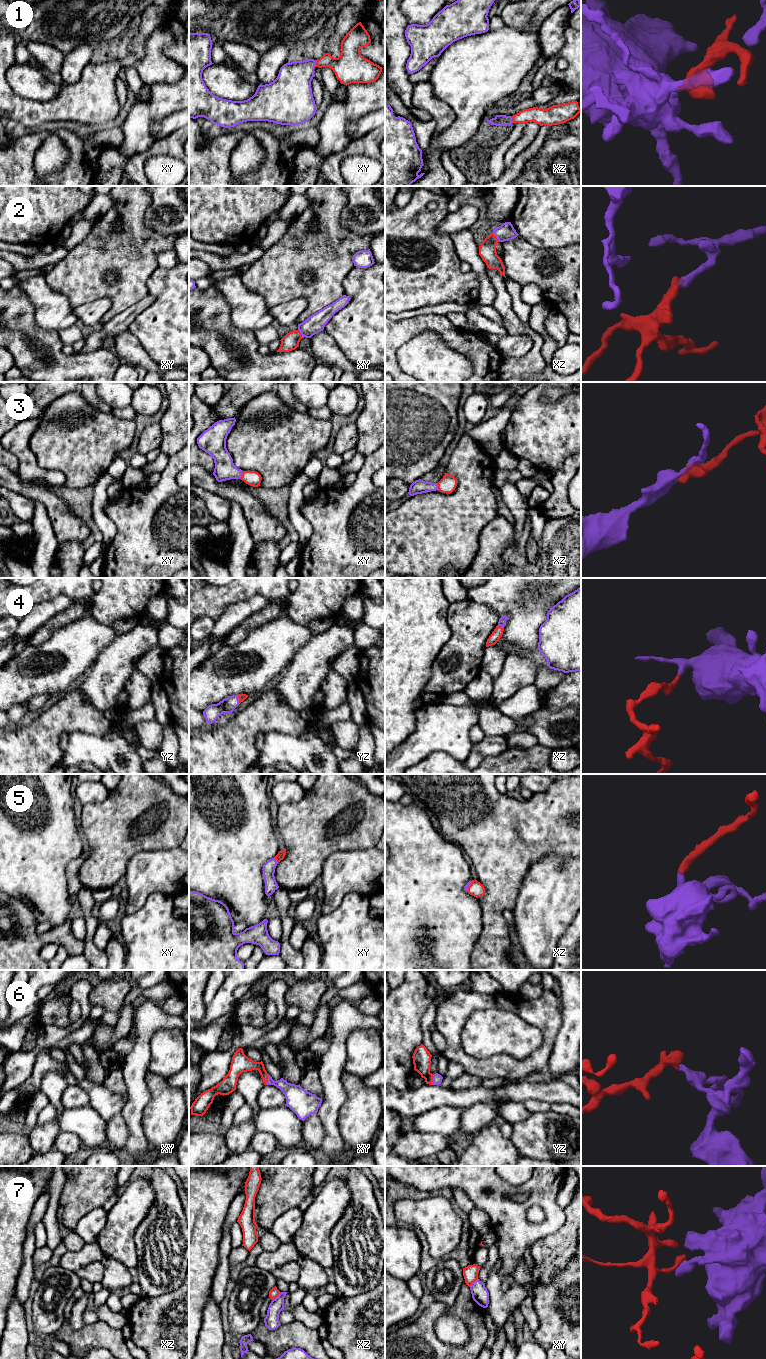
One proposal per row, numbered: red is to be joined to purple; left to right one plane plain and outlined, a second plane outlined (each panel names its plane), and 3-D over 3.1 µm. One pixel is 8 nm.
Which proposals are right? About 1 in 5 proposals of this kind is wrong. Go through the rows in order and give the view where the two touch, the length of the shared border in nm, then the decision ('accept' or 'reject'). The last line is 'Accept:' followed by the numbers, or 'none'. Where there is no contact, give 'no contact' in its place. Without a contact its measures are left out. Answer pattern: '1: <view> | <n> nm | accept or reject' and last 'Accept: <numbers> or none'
1: xy | 60 nm | accept
2: xz | 90 nm | accept
3: xy | 80 nm | accept
4: yz | 70 nm | accept
5: xy | 60 nm | accept
6: yz | 90 nm | accept
7: xz | 100 nm | reject
Accept: 1, 2, 3, 4, 5, 6

